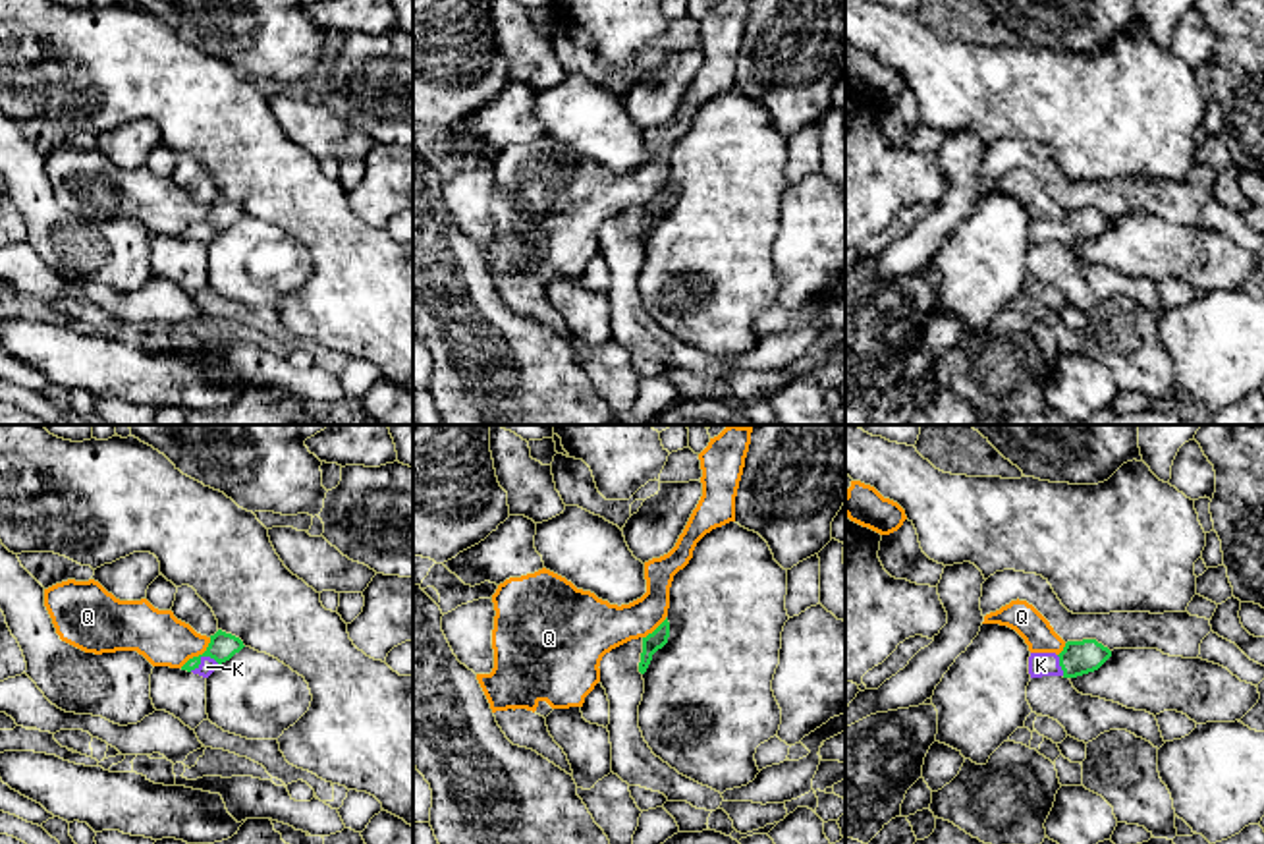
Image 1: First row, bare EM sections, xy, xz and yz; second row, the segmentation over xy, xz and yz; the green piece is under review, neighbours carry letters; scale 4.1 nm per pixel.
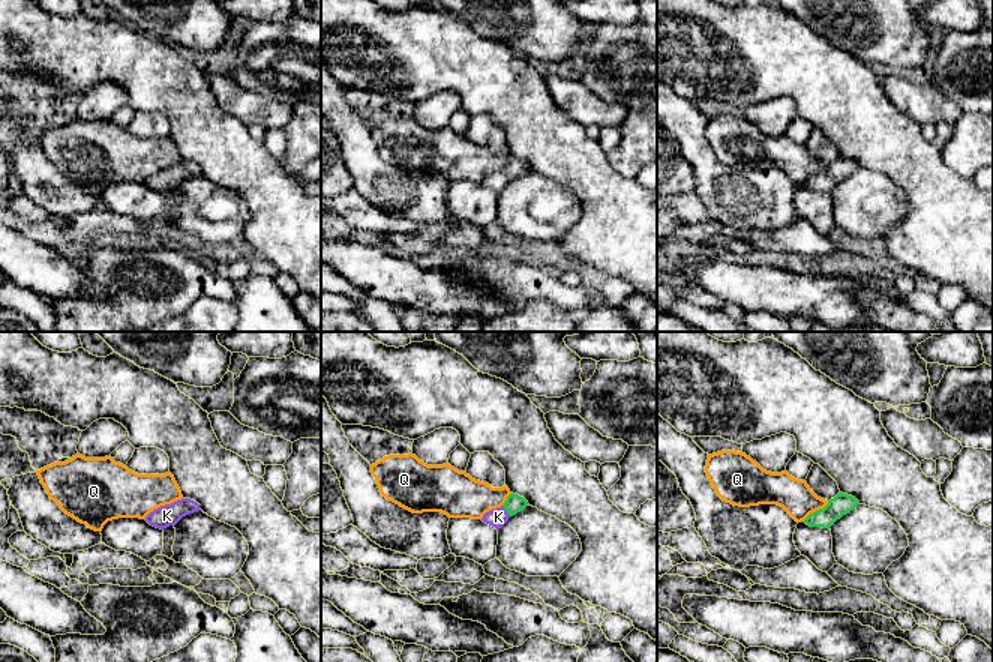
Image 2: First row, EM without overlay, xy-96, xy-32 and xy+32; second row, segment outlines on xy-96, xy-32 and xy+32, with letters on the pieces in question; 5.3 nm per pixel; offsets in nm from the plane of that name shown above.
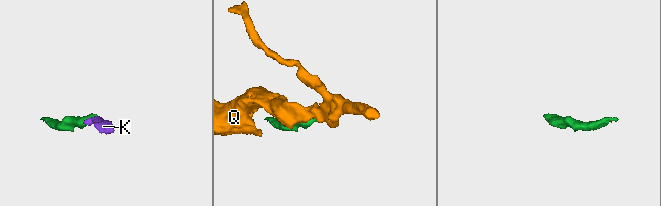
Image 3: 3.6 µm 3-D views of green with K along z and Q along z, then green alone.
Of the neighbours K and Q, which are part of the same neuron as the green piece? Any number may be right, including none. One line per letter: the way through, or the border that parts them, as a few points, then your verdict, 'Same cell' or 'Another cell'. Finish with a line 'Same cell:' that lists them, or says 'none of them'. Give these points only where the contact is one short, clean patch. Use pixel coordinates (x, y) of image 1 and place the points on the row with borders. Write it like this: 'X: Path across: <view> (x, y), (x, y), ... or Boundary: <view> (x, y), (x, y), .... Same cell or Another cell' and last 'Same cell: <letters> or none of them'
K: Path across: xy (222, 646), (213, 655), (203, 655), (207, 667). Same cell
Q: Another cell
Same cell: K

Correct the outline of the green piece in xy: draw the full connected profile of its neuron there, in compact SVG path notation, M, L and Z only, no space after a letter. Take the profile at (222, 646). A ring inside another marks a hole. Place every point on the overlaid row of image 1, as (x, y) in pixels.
M218 630L210 635L206 651L199 657L189 659L181 670L208 678L218 664L230 661L235 653L243 649L243 641L232 633Z

